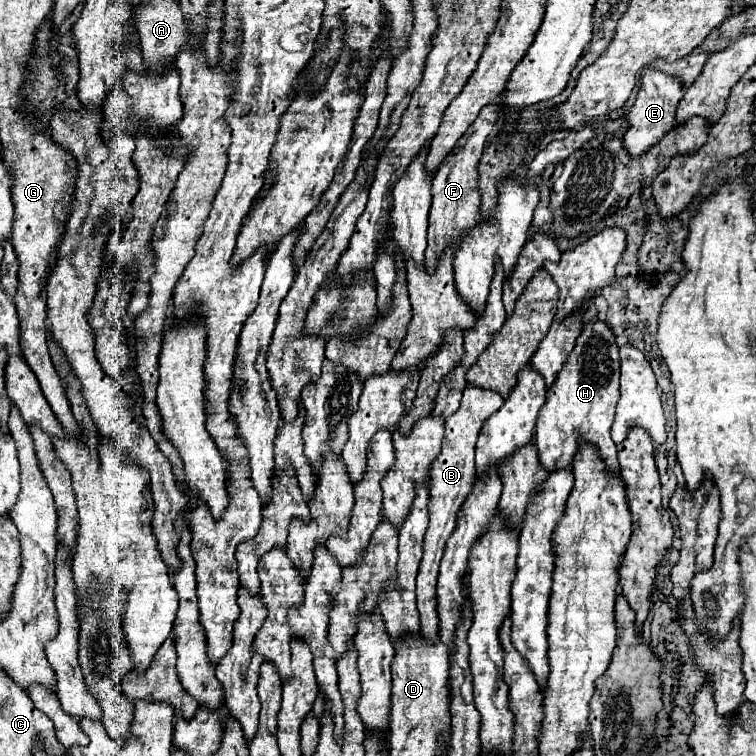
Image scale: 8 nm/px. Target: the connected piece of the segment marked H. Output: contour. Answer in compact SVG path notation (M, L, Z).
M592 318L582 326L574 350L568 354L554 384L548 388L546 402L538 412L536 446L540 462L548 472L572 464L572 458L578 452L580 438L584 438L586 442L594 444L600 450L610 472L620 470L616 458L616 444L610 438L614 408L620 398L618 378L620 378L620 362L614 334L606 322Z

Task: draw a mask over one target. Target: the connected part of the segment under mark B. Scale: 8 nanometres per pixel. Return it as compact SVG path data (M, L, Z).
M466 384L464 396L460 400L460 408L446 418L444 424L444 442L438 458L430 464L430 474L428 474L428 490L430 490L430 500L428 500L428 512L430 512L430 524L424 536L424 554L420 560L420 570L418 570L418 582L416 582L416 594L418 594L418 612L420 612L420 624L422 624L422 634L428 640L438 638L438 612L436 612L436 598L434 598L434 582L438 578L438 566L440 558L444 554L446 538L452 534L456 526L456 516L470 494L474 480L476 480L476 468L474 468L474 446L482 428L482 422L486 416L494 414L502 406L504 398L494 392L486 390L480 386Z

